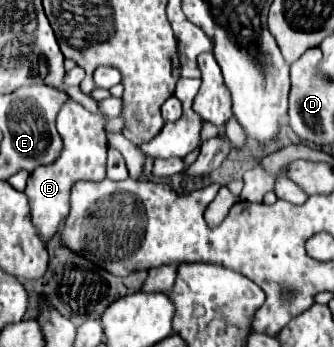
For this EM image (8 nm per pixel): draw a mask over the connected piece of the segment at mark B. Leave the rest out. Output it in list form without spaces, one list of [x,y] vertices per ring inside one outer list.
[[[74,100],[64,102],[64,106],[58,112],[58,132],[64,140],[64,150],[60,158],[54,164],[38,166],[26,186],[26,196],[30,200],[32,208],[32,220],[42,236],[44,242],[48,242],[56,230],[60,220],[64,220],[70,212],[70,188],[78,180],[104,180],[106,178],[106,132],[104,132],[104,120],[92,112],[88,112],[84,106],[80,106]]]

